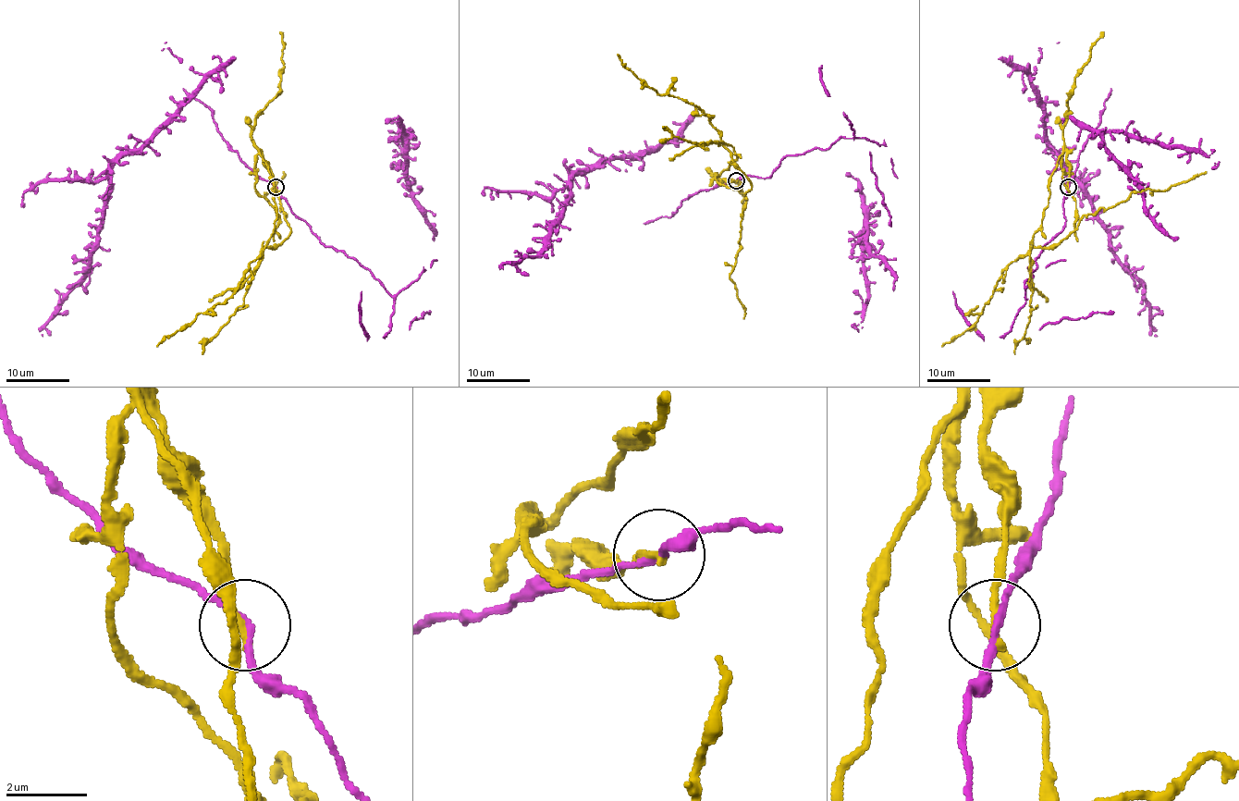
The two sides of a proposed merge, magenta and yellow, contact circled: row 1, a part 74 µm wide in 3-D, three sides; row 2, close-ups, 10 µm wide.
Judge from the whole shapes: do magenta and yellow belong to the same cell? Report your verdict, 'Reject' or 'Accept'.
Reject

